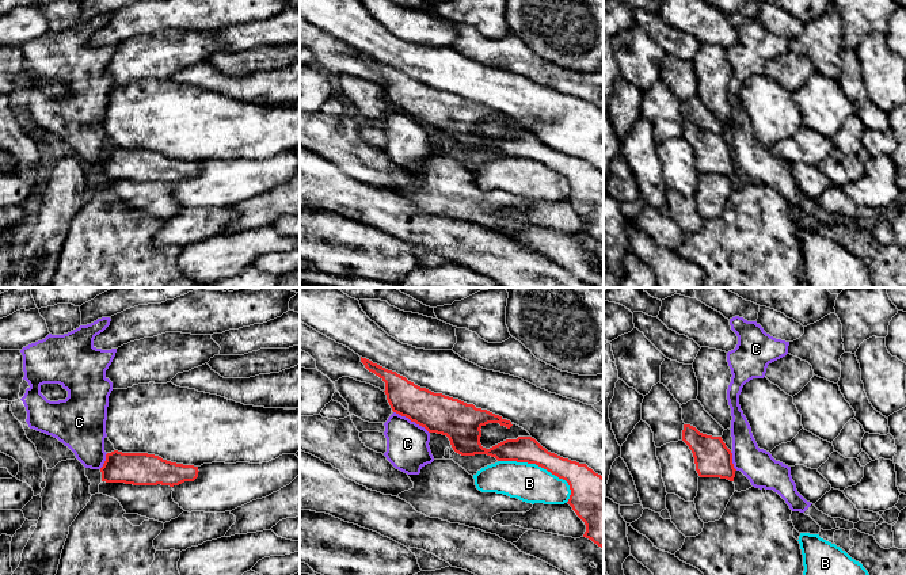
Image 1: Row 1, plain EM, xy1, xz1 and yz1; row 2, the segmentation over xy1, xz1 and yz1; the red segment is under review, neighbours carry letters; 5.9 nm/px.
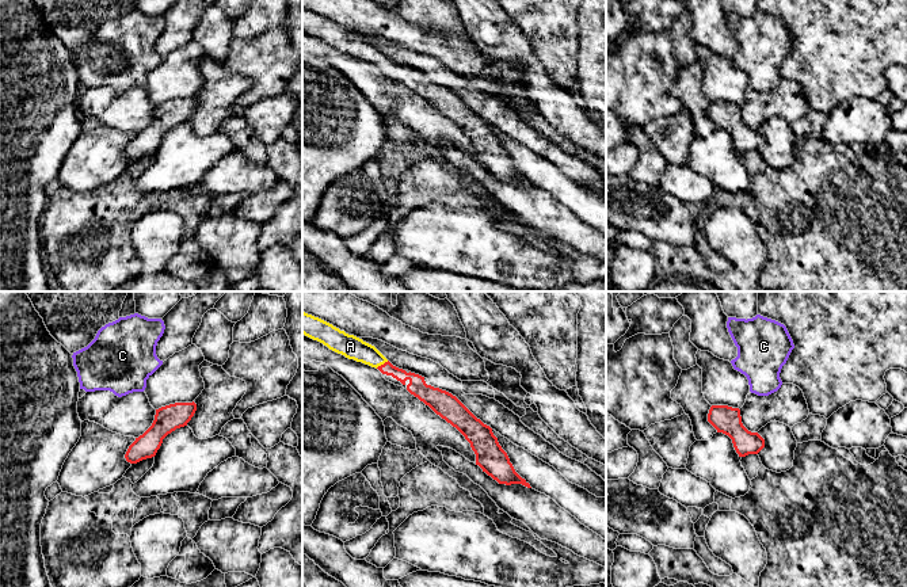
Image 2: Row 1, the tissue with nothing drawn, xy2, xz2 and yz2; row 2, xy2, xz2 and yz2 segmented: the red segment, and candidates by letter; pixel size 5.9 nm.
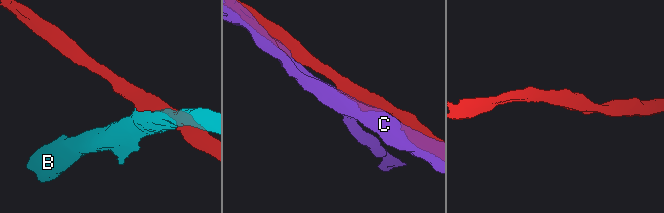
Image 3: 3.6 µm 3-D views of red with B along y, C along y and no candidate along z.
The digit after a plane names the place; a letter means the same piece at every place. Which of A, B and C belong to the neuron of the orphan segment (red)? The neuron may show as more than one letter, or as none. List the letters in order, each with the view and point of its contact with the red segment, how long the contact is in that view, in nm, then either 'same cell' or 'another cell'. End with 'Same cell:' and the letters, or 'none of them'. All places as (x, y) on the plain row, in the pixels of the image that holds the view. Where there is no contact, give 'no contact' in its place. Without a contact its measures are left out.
A: contact xz2 (381, 61); length 90 nm; same cell
B: contact xz1 (541, 163); length 480 nm; another cell
C: contact xz1 (411, 117); length 260 nm; another cell
Same cell: A

